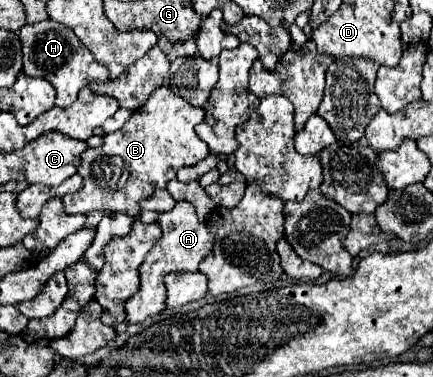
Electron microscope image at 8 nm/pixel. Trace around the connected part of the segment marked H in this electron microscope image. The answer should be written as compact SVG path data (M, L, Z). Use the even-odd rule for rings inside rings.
M43 20L37 24L25 24L19 30L21 50L23 50L23 72L27 76L39 76L53 84L57 90L57 106L67 108L77 100L77 94L83 86L93 80L107 80L109 70L105 64L97 62L93 54L81 44L81 40L63 24L53 20Z

